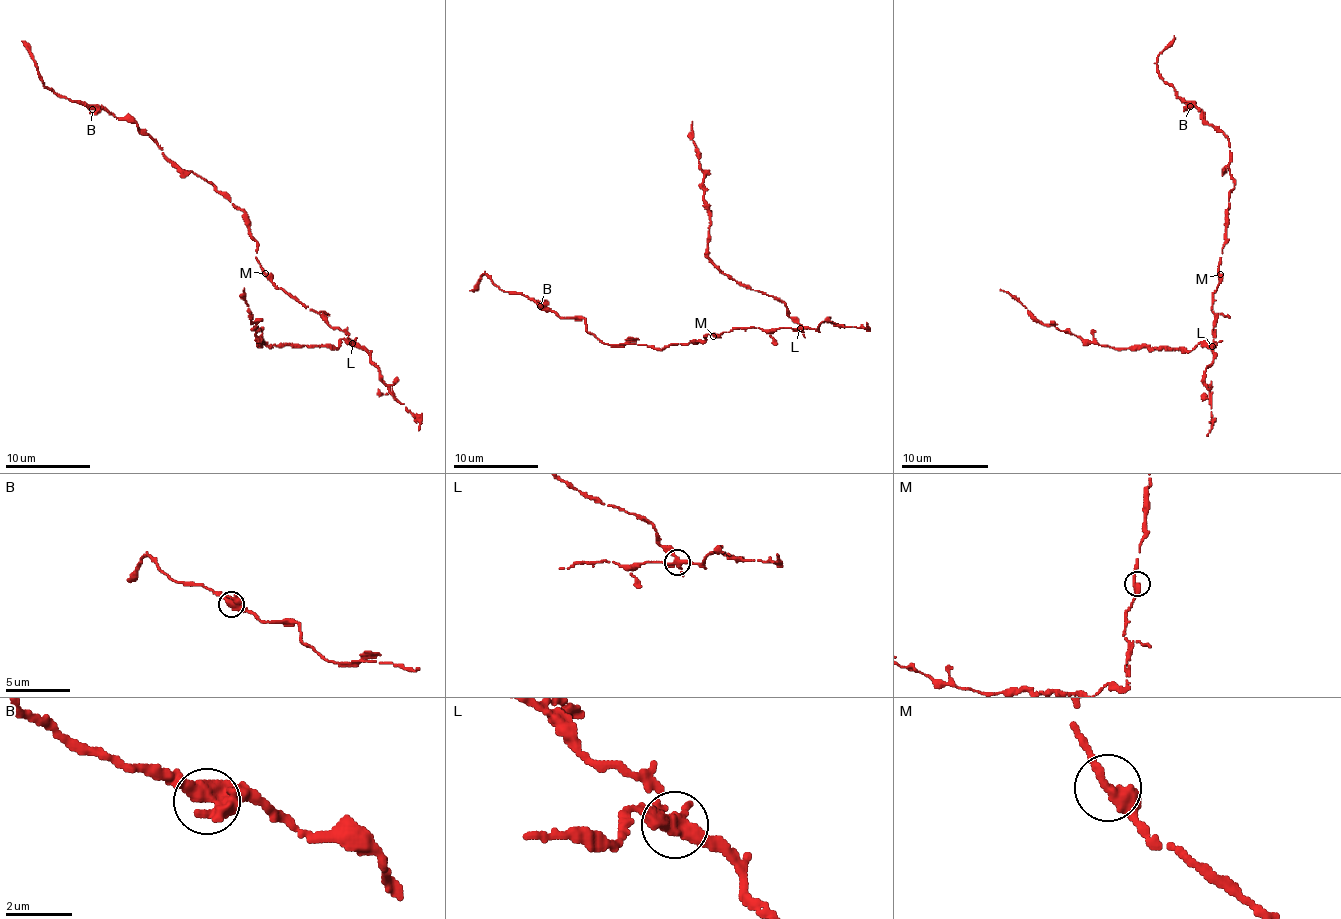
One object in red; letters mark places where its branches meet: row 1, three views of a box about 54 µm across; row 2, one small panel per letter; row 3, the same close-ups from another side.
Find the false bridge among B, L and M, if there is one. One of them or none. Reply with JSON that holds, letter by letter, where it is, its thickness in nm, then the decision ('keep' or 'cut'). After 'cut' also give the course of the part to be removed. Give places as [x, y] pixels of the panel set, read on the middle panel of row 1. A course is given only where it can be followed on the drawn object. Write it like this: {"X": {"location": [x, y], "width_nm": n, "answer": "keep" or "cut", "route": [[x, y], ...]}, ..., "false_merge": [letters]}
{"B": {"location": [540, 306], "width_nm": 400, "answer": "keep"}, "L": {"location": [800, 328], "width_nm": 400, "answer": "cut", "route": [[800, 327], [785, 304], [732, 280], [708, 257], [708, 204], [704, 199], [704, 174], [693, 144], [691, 121]]}, "M": {"location": [713, 336], "width_nm": 360, "answer": "keep"}, "false_merge": ["L"]}

